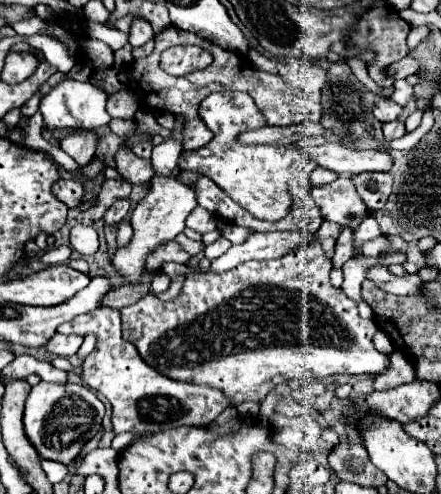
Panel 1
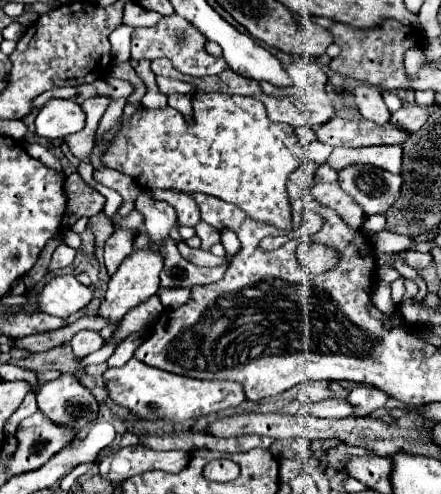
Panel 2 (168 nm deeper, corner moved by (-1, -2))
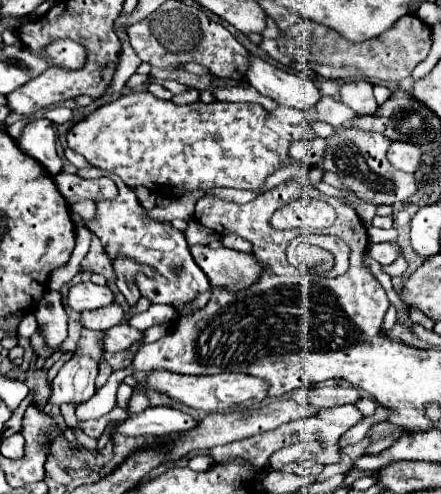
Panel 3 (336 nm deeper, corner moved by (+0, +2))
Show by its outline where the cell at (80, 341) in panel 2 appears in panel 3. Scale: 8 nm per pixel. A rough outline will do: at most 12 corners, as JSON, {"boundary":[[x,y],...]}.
{"boundary":[[115,325],[103,331],[103,351],[125,351],[141,339],[131,325]]}

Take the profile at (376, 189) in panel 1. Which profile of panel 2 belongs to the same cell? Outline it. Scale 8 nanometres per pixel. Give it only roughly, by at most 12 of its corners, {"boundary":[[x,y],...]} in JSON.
{"boundary":[[354,163],[338,183],[366,215],[386,213],[402,177]]}

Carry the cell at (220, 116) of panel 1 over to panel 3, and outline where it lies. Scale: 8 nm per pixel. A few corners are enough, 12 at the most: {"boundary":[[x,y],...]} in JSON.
{"boundary":[[147,91],[67,143],[161,197],[259,191],[289,157],[259,103]]}

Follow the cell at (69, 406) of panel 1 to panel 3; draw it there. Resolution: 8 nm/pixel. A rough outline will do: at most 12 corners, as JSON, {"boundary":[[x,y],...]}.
{"boundary":[[73,355],[51,381],[49,405],[95,393],[97,363]]}

